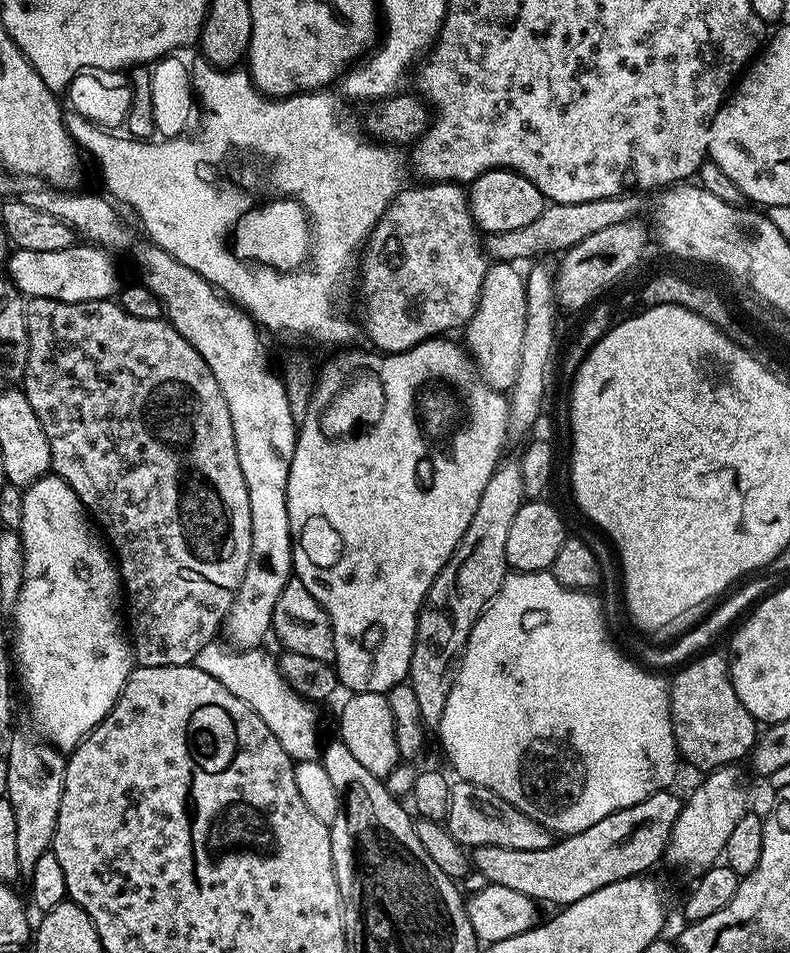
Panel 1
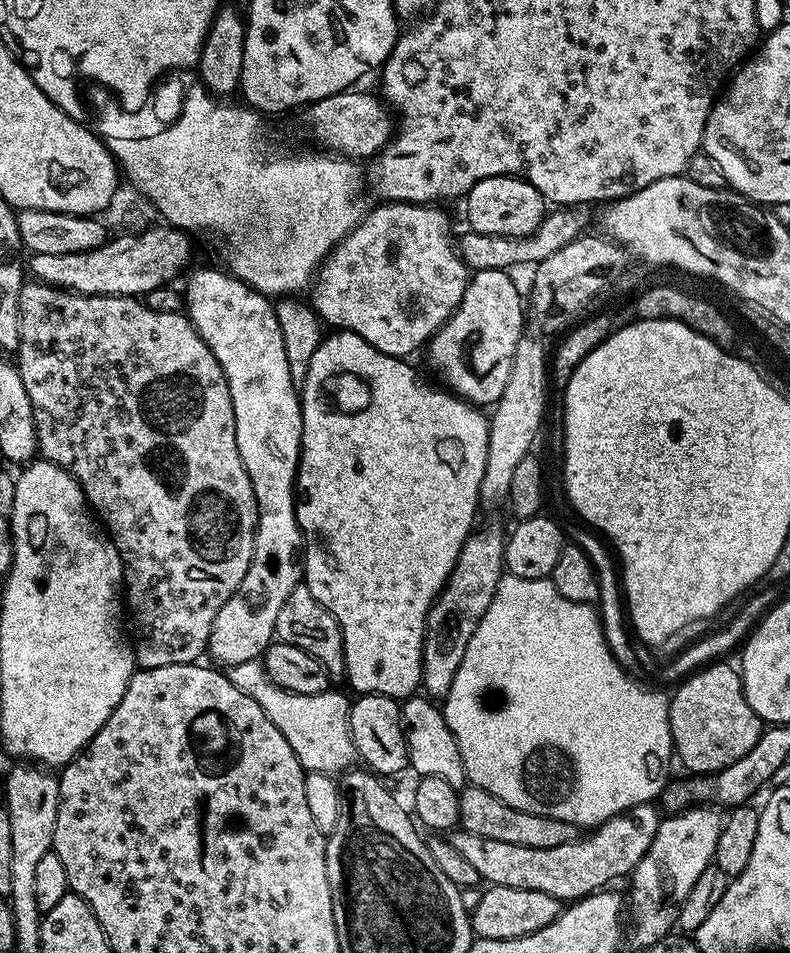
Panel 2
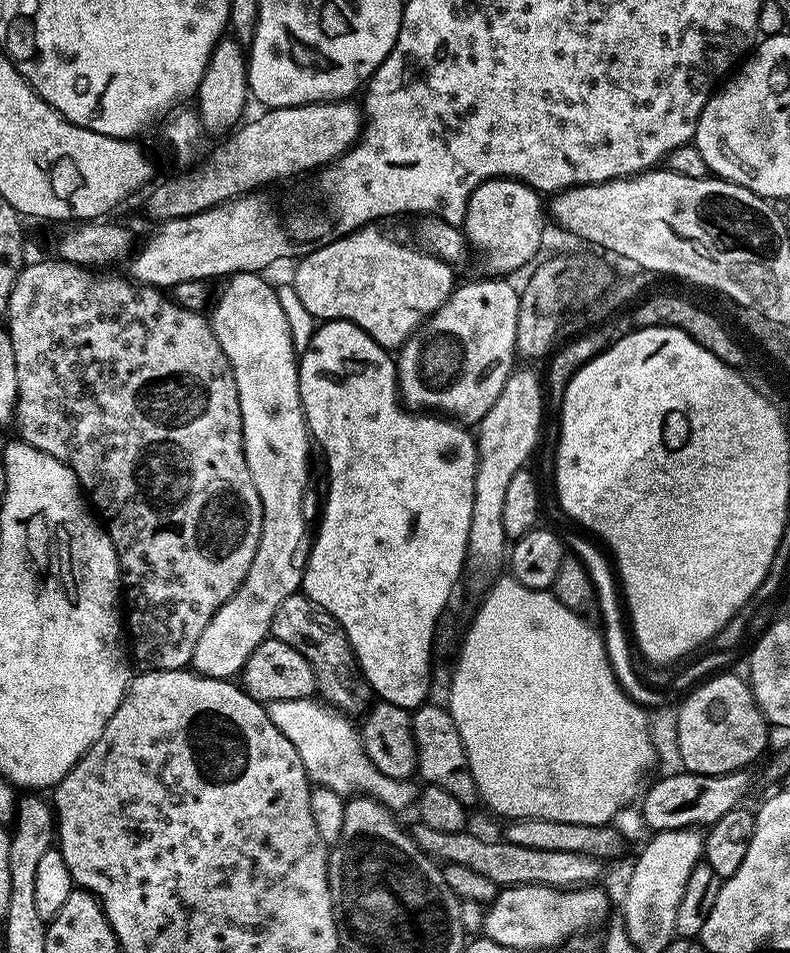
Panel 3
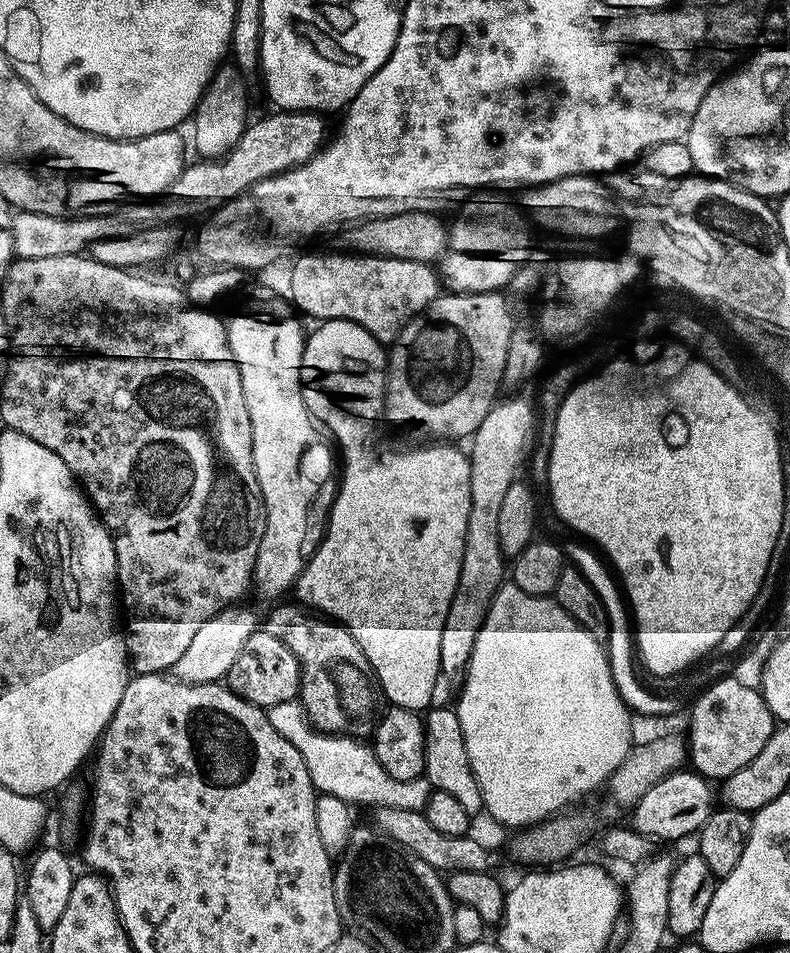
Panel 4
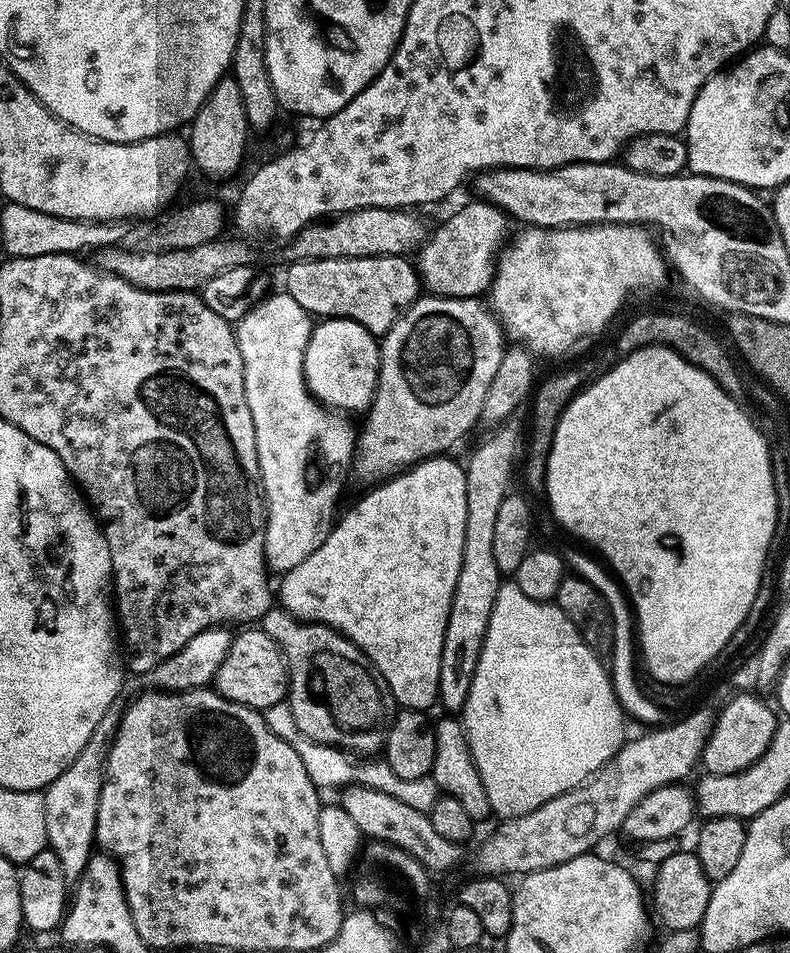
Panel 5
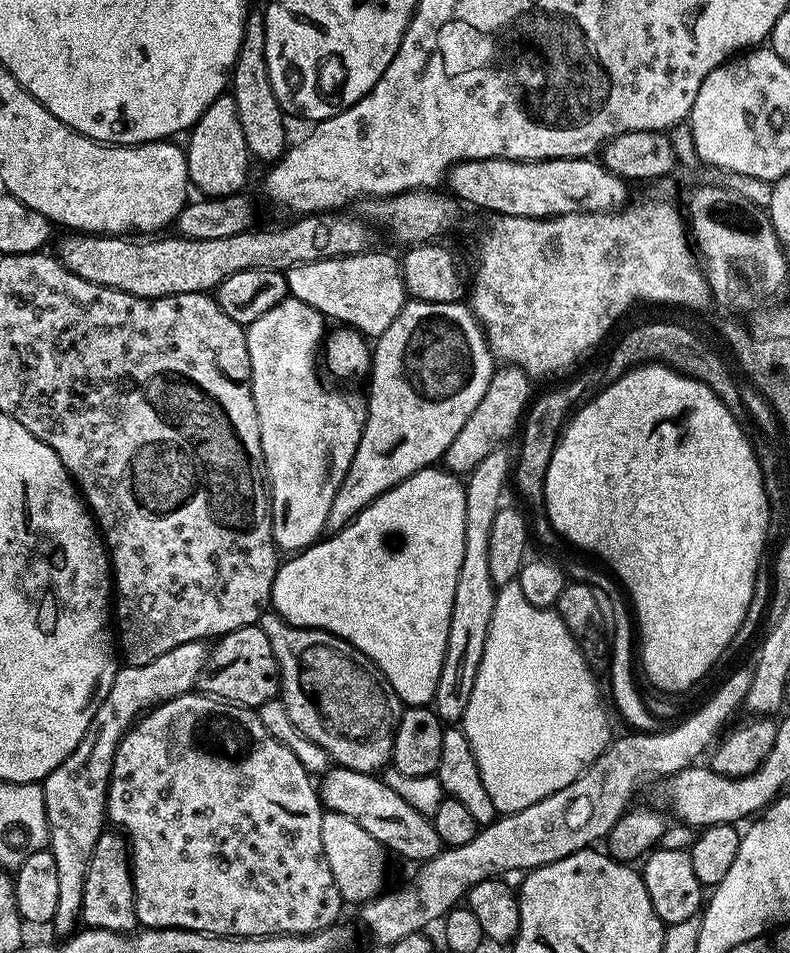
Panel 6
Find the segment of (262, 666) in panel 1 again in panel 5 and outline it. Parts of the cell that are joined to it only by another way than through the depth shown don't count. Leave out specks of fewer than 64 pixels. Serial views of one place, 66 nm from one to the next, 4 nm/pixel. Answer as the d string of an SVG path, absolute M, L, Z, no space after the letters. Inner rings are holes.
M286 702L263 709L262 715L266 726L270 726L270 730L274 734L278 734L278 738L282 738L282 742L286 742L289 746L294 746L294 750L298 750L298 758L302 758L302 762L306 766L306 774L310 774L317 789L339 790L349 784L363 781L369 788L382 790L382 794L390 794L390 798L398 798L398 802L406 802L406 806L414 806L414 810L426 813L442 795L439 786L430 774L422 778L398 778L398 774L394 774L394 770L390 770L390 766L386 762L368 764L363 759L353 758L341 749L331 748L329 744L323 744L302 734L302 730L298 730L298 722L294 722L294 714ZM363 763L368 765L364 768Z

